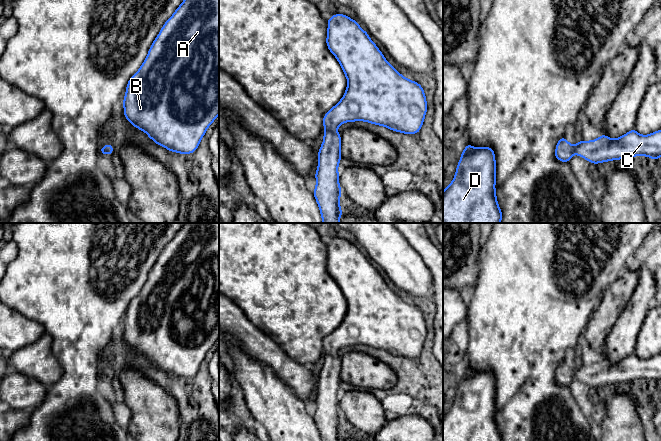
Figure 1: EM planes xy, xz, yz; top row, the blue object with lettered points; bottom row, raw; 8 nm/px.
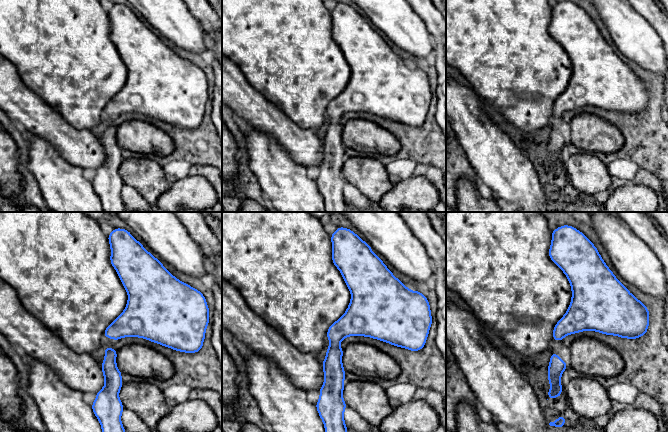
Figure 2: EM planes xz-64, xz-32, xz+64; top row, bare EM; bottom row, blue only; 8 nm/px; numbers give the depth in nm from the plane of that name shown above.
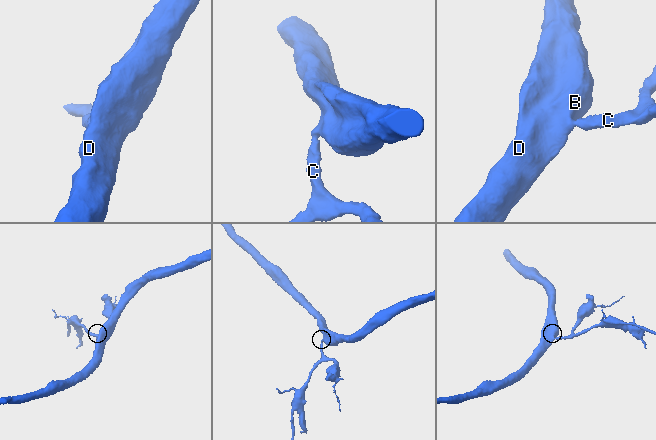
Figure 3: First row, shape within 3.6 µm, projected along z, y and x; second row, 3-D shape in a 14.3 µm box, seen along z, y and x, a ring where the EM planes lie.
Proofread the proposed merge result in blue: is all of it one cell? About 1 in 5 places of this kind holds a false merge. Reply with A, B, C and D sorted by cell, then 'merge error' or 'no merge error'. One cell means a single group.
A B C D | no merge error

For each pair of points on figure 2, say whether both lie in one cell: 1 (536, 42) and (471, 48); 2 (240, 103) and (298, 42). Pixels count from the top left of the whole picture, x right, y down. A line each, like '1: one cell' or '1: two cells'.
1: one cell
2: two cells

